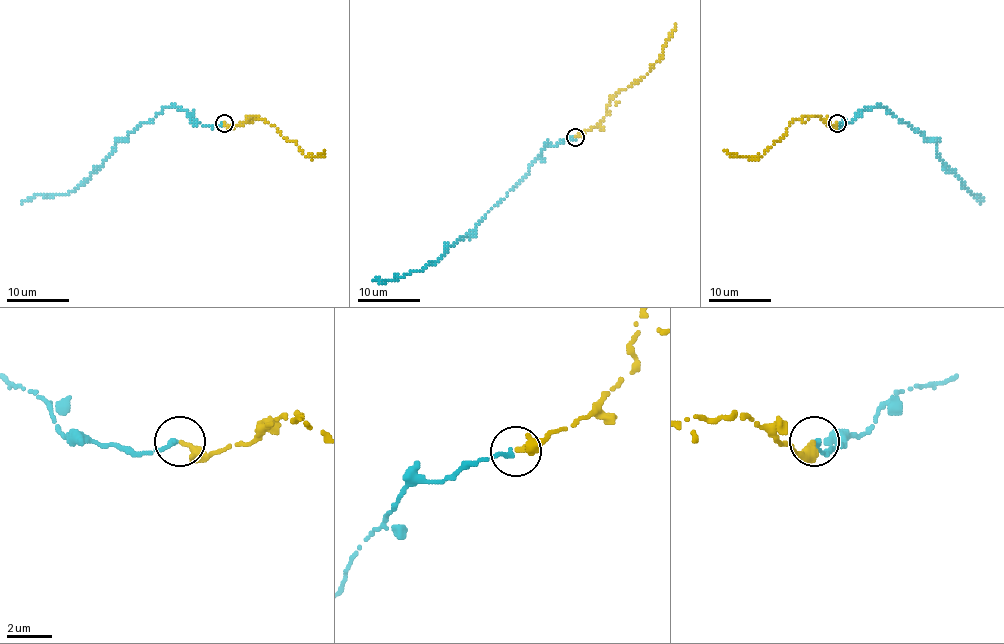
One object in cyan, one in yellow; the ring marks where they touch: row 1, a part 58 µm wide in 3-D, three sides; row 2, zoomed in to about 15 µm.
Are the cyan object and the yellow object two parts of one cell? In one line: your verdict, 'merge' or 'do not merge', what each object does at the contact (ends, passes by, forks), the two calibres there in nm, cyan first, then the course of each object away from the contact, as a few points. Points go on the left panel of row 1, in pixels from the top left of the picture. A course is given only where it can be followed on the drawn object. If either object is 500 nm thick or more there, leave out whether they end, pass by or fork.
merge; cyan ends there; yellow passes by; 240 nm thick on the cyan side, 200 nm on the other; cyan runs (224, 123), (194, 123), (178, 107), (166, 106), (119, 140), (67, 193), (22, 203); yellow runs (224, 123), (242, 125), (256, 115), (300, 148), (305, 156), (313, 159), (325, 154), (325, 151)

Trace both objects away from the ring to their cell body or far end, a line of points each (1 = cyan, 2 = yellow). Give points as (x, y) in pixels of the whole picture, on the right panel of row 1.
1: (837, 123), (846, 123), (865, 107), (884, 106), (935, 143), (935, 153), (962, 186), (981, 195), (979, 203)
2: (837, 123), (834, 126), (828, 125), (815, 115), (797, 118), (772, 148), (754, 159), (725, 151)

